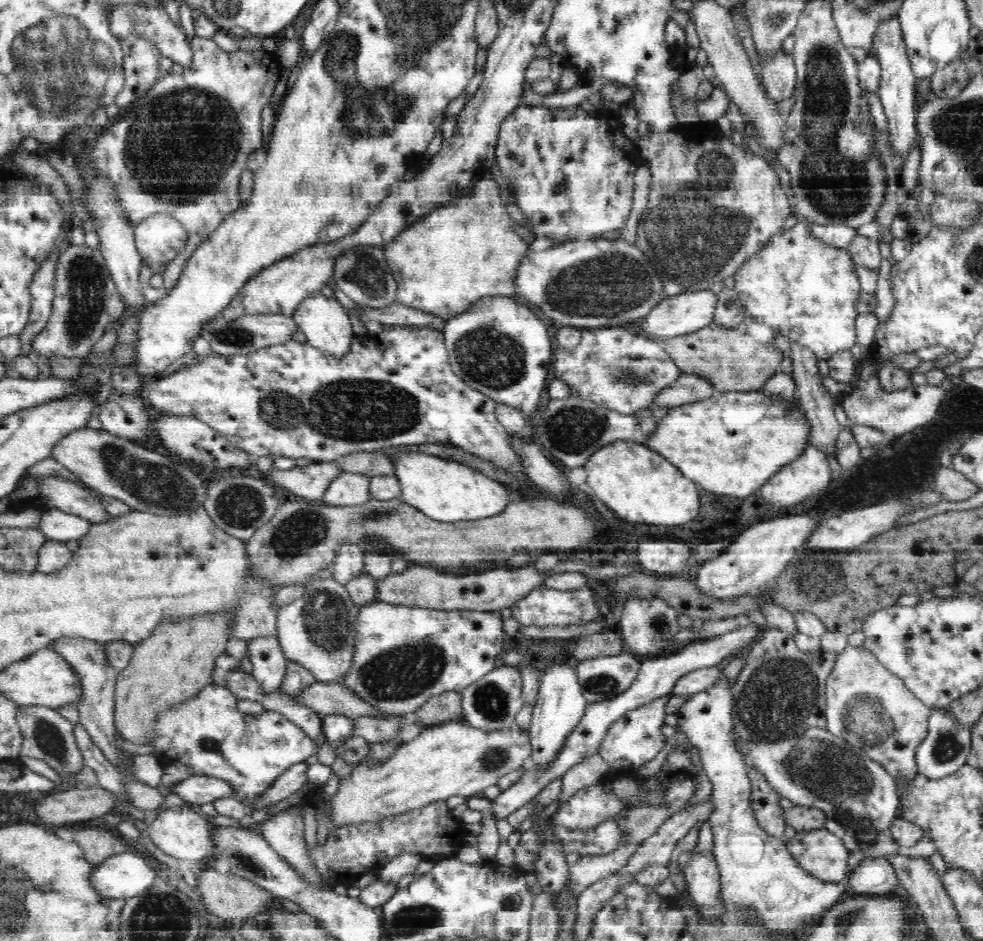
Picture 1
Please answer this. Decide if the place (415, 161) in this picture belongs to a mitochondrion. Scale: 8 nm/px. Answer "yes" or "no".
no

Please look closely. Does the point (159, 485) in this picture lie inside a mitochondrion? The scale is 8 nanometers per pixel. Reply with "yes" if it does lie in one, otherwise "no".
yes

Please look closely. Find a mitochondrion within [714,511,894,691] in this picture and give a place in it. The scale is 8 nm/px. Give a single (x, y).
(821, 578)

